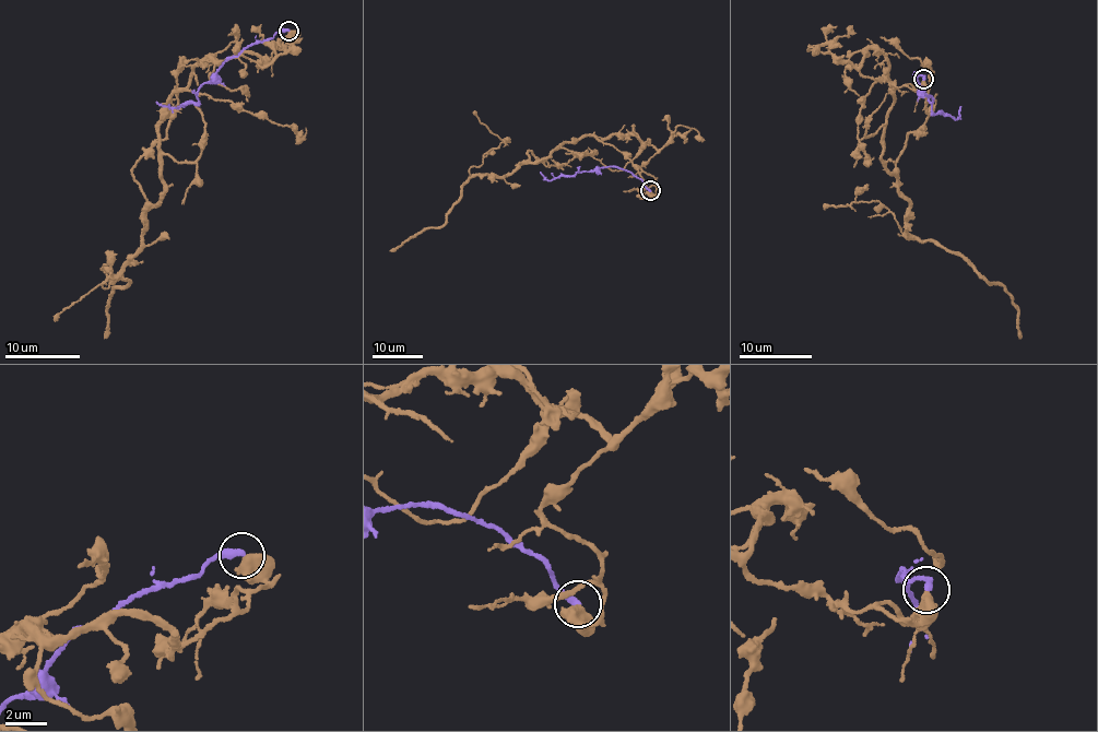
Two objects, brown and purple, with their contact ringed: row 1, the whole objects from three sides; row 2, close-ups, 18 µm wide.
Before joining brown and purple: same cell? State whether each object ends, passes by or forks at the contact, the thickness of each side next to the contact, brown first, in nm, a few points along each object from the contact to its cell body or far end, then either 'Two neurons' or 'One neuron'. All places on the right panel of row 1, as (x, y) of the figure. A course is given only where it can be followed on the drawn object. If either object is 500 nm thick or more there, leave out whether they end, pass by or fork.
Thickness 600 nm (brown) against 340 nm. Course of brown: (923, 80), (859, 69), (887, 57), (881, 164), (905, 229), (996, 282), (1022, 338). Course of purple: (923, 80), (916, 71), (912, 74), (932, 97), (934, 113), (942, 109), (955, 119), (960, 115), (960, 106). Two neurons

